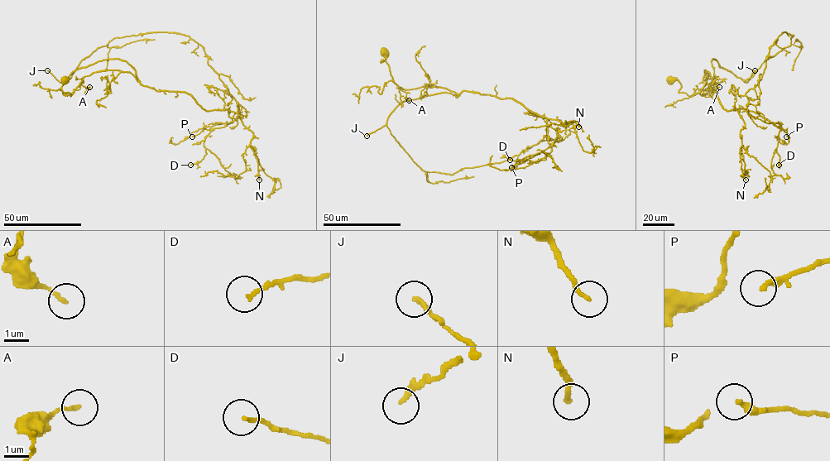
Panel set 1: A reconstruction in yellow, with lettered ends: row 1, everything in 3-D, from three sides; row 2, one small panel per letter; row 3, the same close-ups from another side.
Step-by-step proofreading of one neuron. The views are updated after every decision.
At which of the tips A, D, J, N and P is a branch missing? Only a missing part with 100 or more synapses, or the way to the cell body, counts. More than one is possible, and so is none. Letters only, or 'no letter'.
J

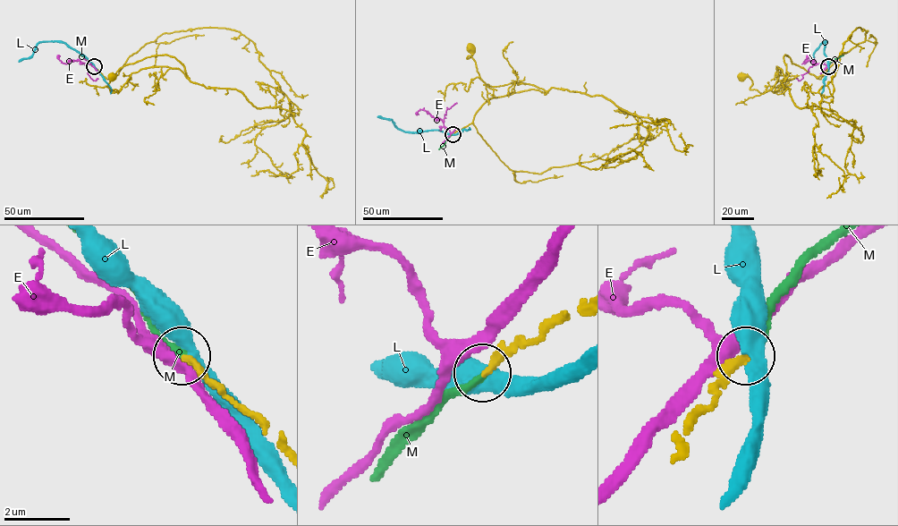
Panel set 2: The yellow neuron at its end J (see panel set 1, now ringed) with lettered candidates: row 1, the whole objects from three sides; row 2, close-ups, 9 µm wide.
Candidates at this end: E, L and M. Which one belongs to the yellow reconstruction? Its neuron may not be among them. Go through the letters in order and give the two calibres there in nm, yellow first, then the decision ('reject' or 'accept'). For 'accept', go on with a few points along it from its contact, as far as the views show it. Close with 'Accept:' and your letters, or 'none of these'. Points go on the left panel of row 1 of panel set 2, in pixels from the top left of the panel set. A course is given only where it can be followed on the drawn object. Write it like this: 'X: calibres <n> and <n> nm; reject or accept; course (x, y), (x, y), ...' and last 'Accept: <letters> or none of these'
E: calibres 300 and 320 nm; reject
L: calibres 260 and 440 nm; reject
M: calibres 240 and 220 nm; accept; course (94, 66), (80, 55)
Accept: M

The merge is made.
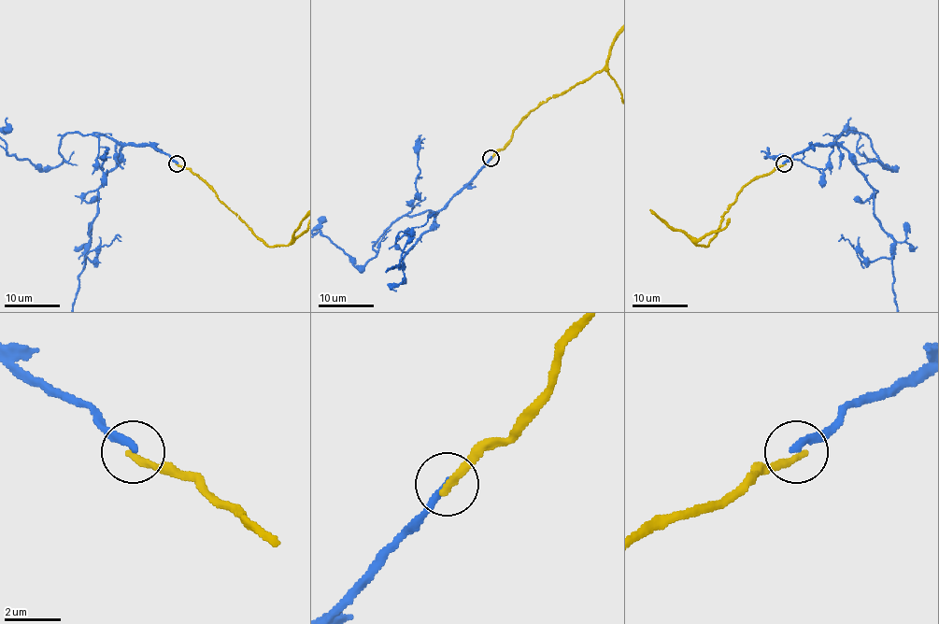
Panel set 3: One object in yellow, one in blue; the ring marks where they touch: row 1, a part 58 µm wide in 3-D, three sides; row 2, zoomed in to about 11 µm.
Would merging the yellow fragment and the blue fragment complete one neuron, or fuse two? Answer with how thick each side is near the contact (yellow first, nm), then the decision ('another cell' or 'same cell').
320 nm thick on the yellow side, 280 nm on the other; another cell

